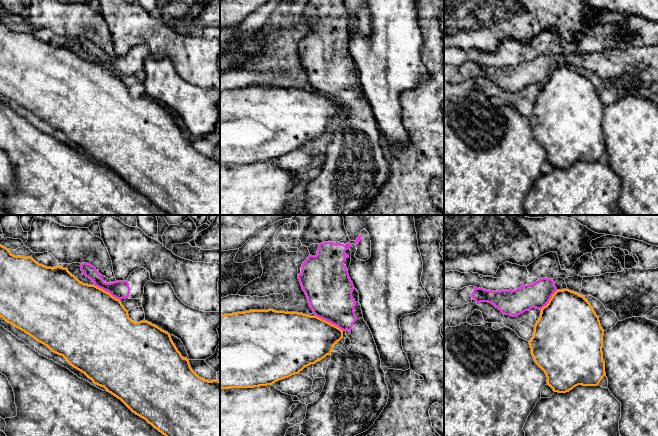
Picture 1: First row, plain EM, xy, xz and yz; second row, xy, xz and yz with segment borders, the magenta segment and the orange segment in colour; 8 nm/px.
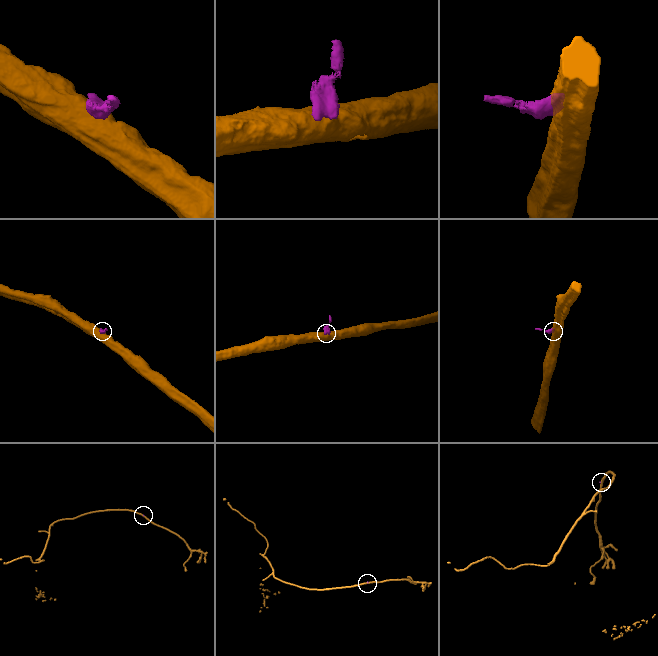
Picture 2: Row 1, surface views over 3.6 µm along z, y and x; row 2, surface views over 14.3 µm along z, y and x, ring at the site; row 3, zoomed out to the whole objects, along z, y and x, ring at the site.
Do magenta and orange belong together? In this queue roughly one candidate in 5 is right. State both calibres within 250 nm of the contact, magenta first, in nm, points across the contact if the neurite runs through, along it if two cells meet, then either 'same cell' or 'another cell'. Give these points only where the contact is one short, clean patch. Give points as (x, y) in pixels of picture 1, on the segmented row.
360 nm thick on the magenta side, 400 nm on the other; border along xz (316, 315), (343, 330); another cell

